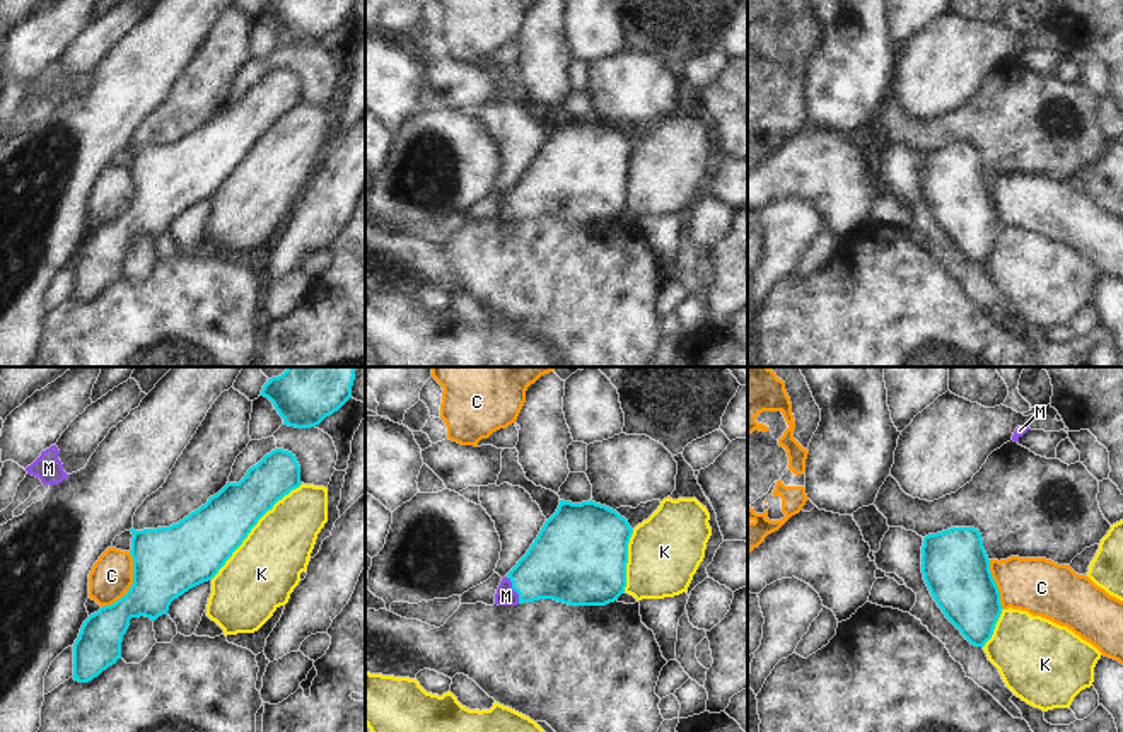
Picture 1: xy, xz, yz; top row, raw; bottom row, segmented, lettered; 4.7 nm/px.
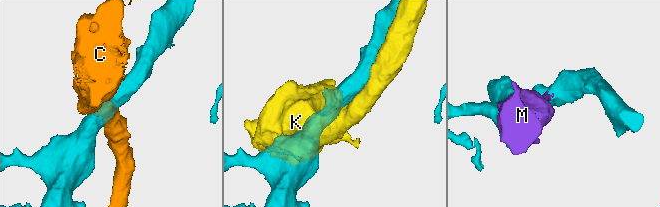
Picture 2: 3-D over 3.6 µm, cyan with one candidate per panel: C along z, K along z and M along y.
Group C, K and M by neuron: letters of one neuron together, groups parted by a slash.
C / K / M

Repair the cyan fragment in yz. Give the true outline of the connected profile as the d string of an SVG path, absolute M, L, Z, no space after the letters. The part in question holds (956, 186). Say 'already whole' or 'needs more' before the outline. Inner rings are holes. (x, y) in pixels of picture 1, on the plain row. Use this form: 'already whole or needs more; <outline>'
already whole; M951 145L925 154L922 191L946 235L971 263L985 264L1004 225L980 148Z

